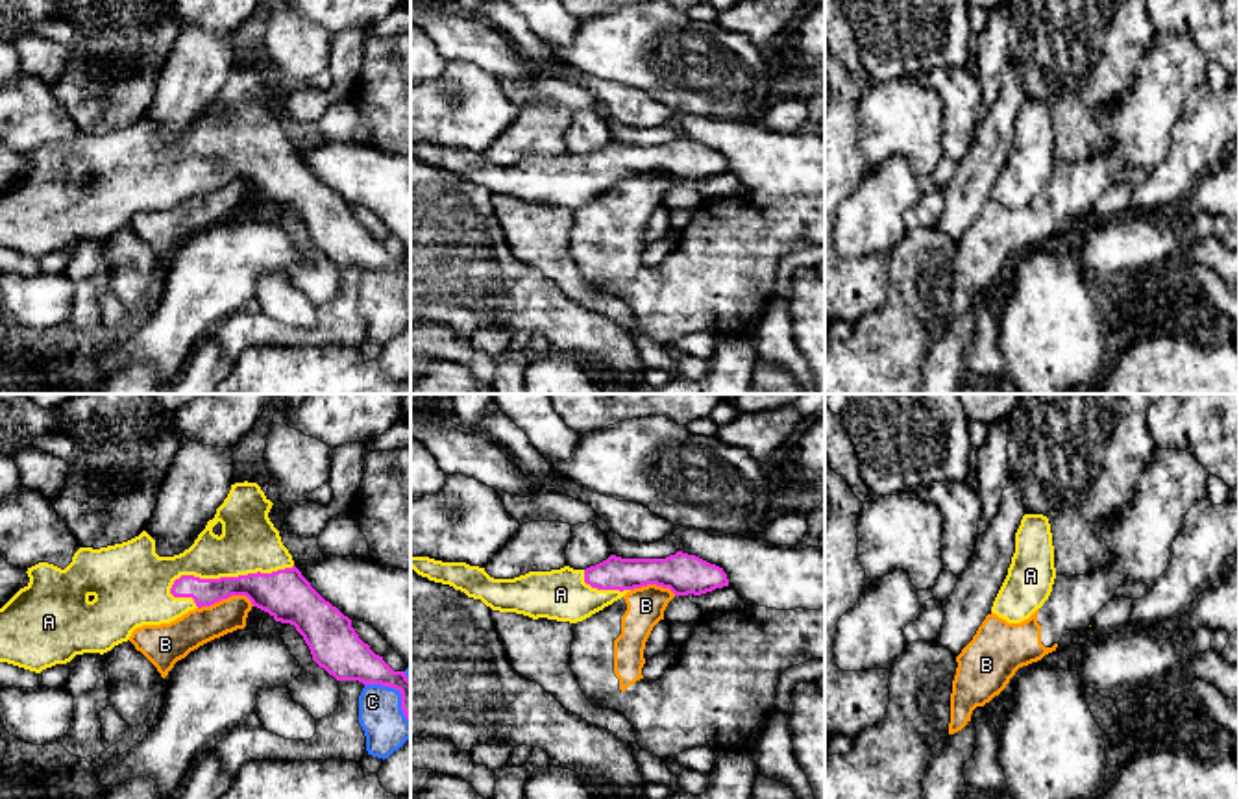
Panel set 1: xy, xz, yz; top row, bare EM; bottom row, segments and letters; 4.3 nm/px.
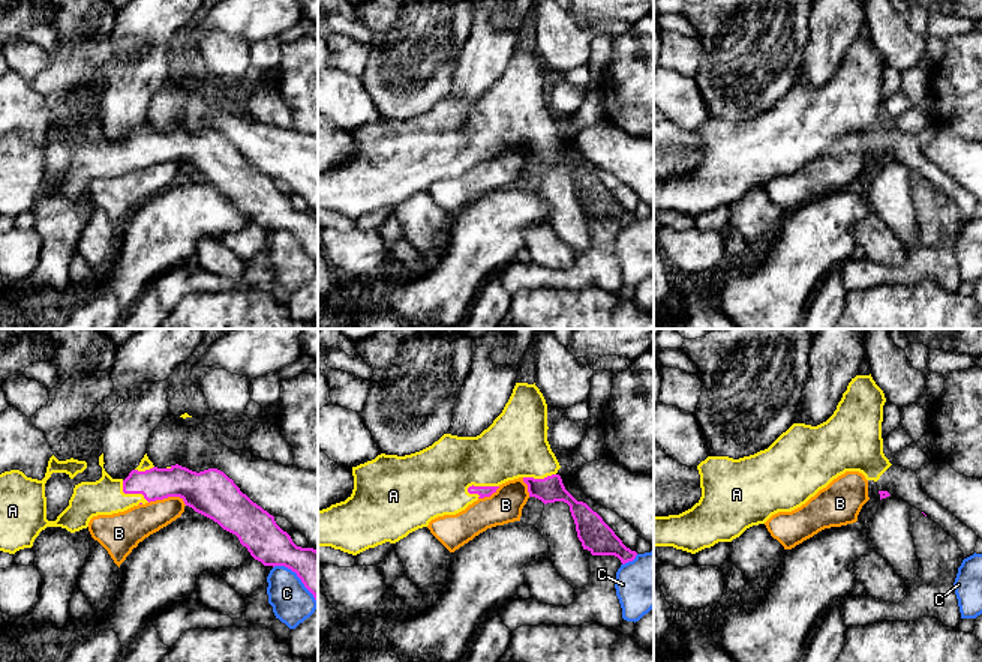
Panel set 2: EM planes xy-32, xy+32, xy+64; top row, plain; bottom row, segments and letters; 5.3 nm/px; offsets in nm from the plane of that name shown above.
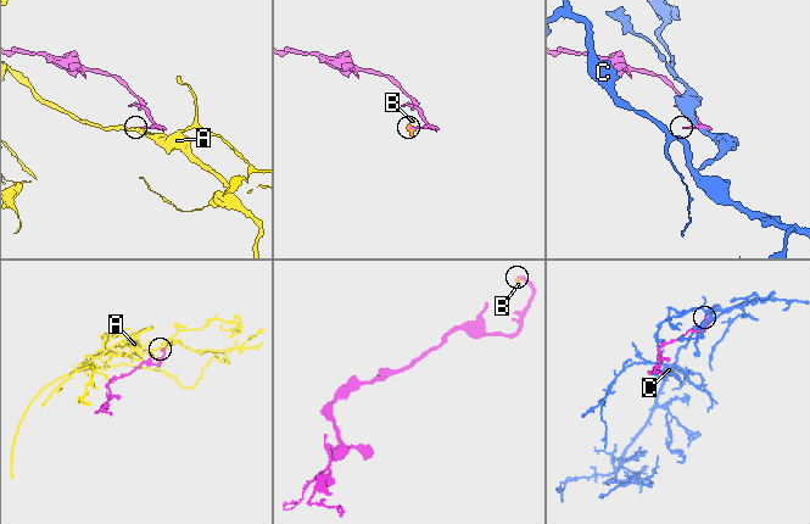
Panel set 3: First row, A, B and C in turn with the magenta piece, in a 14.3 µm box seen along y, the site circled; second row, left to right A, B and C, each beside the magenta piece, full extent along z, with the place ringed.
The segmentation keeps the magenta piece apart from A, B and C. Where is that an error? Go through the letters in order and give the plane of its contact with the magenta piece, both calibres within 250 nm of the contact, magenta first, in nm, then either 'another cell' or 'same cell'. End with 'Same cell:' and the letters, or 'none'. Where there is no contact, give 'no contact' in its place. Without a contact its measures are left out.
A: xy | 200/260 nm | same cell
B: xy | 220/160 nm | another cell
C: xy | 180/190 nm | another cell
Same cell: A

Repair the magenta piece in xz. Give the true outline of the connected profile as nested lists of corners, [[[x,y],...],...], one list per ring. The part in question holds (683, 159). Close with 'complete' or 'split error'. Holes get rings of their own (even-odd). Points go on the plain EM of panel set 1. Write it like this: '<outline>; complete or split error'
[[[682,137],[666,144],[610,141],[586,155],[564,152],[514,165],[494,165],[485,154],[429,142],[411,142],[411,154],[429,166],[481,185],[492,196],[570,209],[583,207],[627,178],[647,170],[669,174],[675,181],[701,181],[729,172],[723,154]]]; split error

